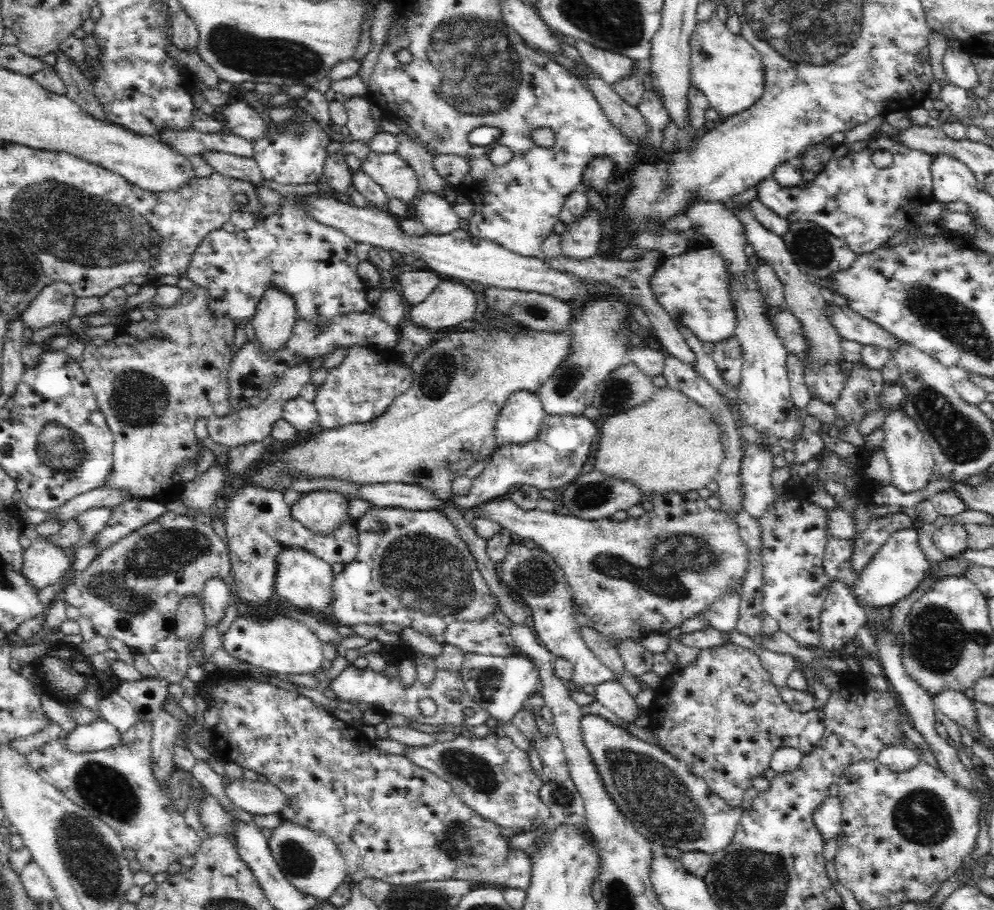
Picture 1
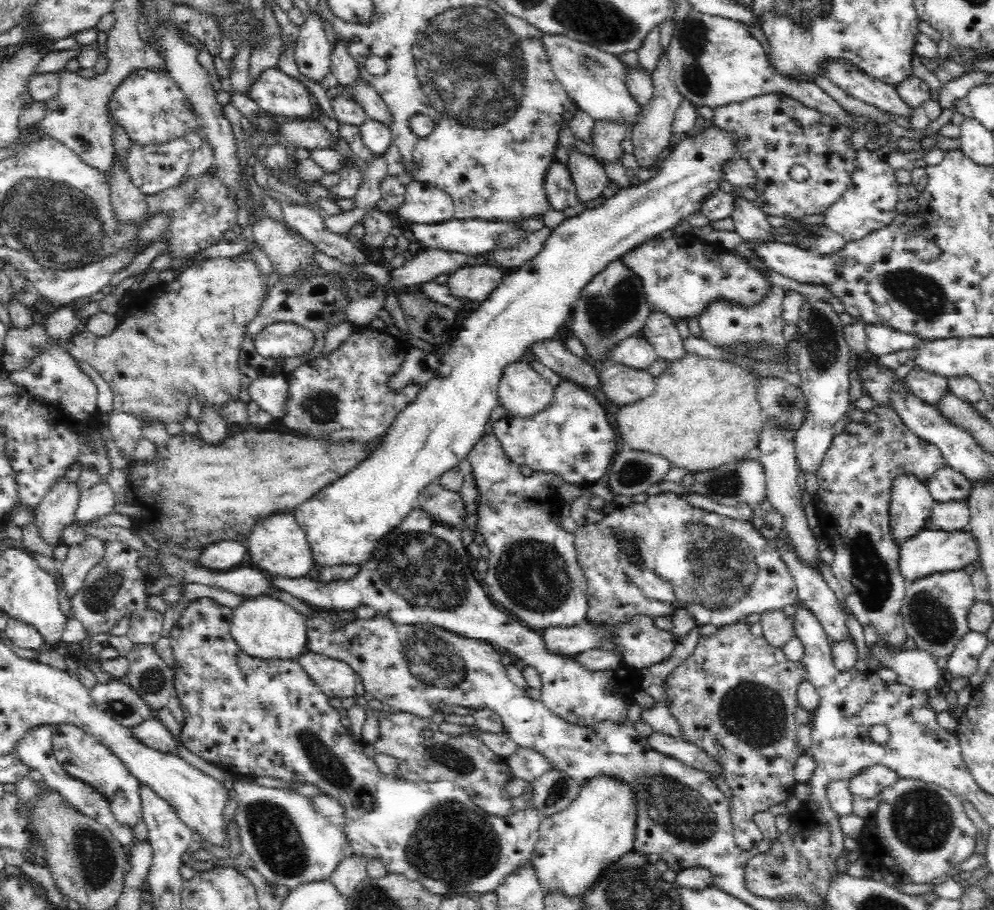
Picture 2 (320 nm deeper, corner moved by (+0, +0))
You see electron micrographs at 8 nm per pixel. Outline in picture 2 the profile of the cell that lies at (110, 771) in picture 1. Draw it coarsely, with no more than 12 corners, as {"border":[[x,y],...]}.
{"border":[[54,725],[53,755],[118,824],[142,822],[140,782],[84,729]]}

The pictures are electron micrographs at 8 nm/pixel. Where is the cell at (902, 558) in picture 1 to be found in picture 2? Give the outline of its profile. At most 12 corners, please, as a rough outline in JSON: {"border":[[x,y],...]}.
{"border":[[923,528],[899,544],[910,585],[978,562],[971,534]]}

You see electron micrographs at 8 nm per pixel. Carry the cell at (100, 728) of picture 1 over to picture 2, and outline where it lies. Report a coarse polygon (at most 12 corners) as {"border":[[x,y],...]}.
{"border":[[154,715],[129,733],[136,742],[170,754],[176,739]]}

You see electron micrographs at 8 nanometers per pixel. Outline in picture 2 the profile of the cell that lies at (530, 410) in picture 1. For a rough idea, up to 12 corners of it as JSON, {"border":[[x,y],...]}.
{"border":[[528,363],[502,372],[499,405],[512,418],[542,412],[555,388]]}

